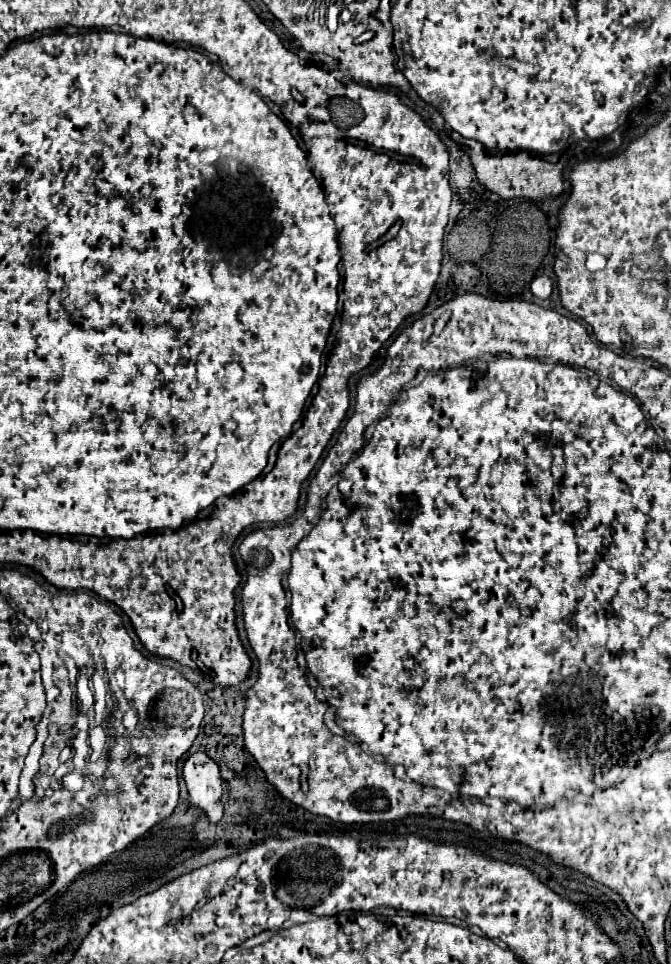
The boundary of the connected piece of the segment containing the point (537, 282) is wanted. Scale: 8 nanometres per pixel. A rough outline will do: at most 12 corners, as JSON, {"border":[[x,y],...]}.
{"border":[[538,275],[530,283],[530,291],[538,299],[552,293],[552,279]]}

